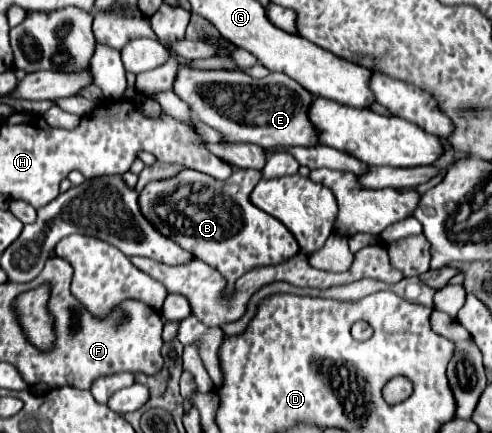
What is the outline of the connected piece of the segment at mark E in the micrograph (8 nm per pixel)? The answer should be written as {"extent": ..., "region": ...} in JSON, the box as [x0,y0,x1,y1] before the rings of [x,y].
{"extent":[174,67,320,149],"region":[[[180,67],[174,93],[188,103],[190,111],[200,117],[200,121],[218,129],[224,135],[224,141],[256,143],[264,149],[320,145],[318,129],[308,119],[308,109],[316,97],[284,73],[270,73],[264,79],[254,79],[240,71]]]}

